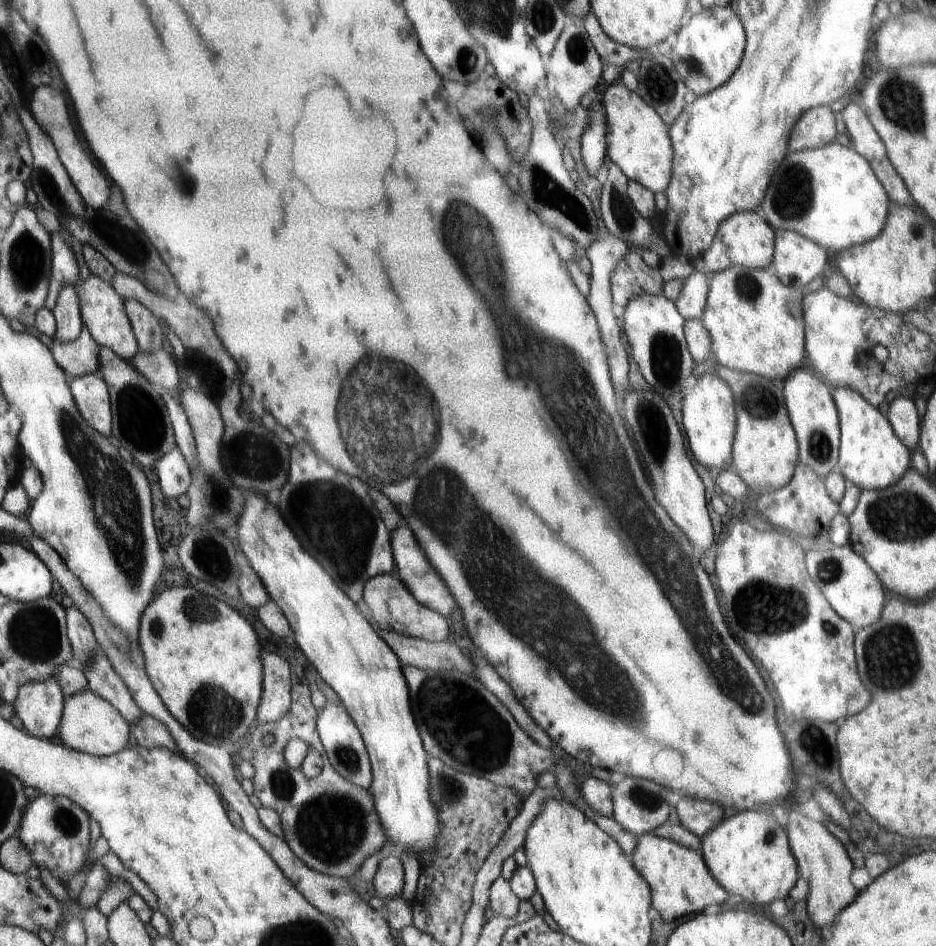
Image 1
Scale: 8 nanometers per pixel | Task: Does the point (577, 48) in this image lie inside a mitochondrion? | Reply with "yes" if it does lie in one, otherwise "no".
yes

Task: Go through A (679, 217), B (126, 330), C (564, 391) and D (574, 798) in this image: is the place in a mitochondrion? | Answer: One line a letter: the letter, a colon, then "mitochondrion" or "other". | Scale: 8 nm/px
A: other
B: other
C: mitochondrion
D: other

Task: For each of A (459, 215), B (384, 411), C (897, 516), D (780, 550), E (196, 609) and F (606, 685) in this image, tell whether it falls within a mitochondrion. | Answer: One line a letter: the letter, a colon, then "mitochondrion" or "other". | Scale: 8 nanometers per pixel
A: mitochondrion
B: mitochondrion
C: mitochondrion
D: other
E: mitochondrion
F: mitochondrion

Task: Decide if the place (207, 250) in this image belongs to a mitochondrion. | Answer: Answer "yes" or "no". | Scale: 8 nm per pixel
no

